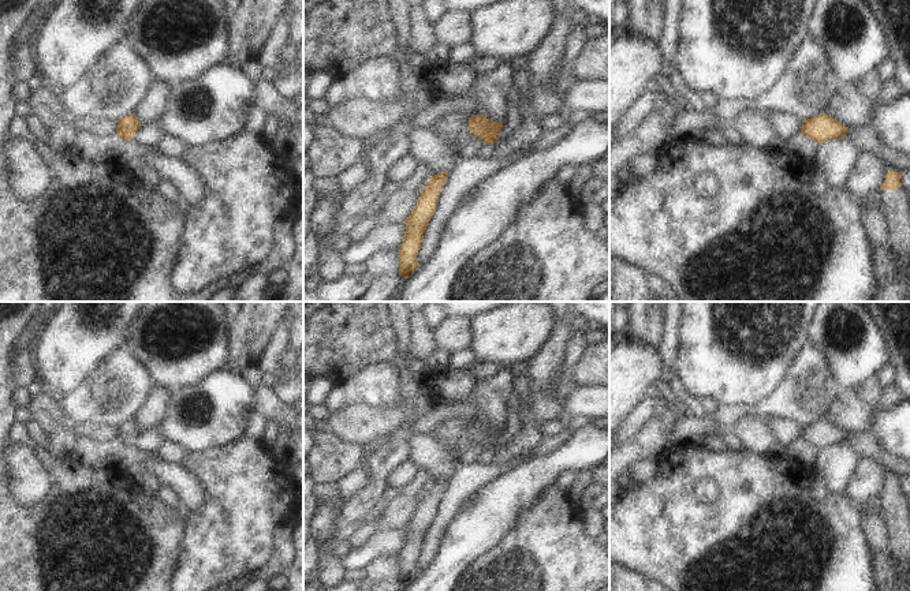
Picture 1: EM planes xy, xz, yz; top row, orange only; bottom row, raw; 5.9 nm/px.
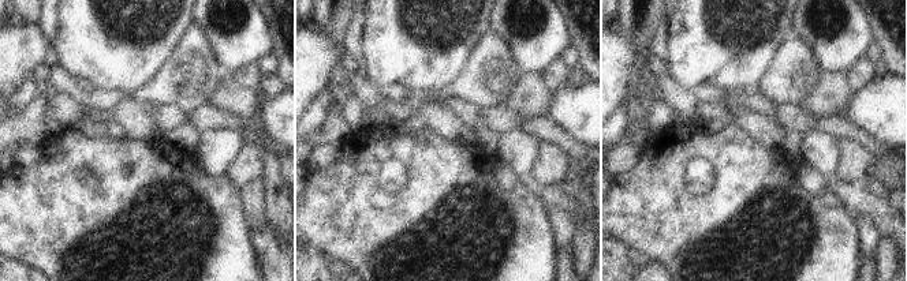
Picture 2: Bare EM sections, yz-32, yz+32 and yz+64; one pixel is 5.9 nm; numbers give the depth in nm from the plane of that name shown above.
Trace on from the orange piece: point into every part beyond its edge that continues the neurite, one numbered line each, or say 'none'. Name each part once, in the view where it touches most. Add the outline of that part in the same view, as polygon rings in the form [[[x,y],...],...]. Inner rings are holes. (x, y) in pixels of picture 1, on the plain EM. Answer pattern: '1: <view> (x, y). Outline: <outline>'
1: yz (895, 508). Outline: [[[906,494],[880,495],[883,515],[891,536],[891,557],[898,571],[898,586],[910,572],[910,501]]]

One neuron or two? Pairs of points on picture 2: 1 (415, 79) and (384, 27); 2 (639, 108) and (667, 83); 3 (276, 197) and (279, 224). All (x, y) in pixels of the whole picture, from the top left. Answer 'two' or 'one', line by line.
1: one
2: two
3: one

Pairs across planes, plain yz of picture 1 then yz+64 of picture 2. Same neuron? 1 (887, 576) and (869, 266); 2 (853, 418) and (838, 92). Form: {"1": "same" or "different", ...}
{"1": "same", "2": "same"}

